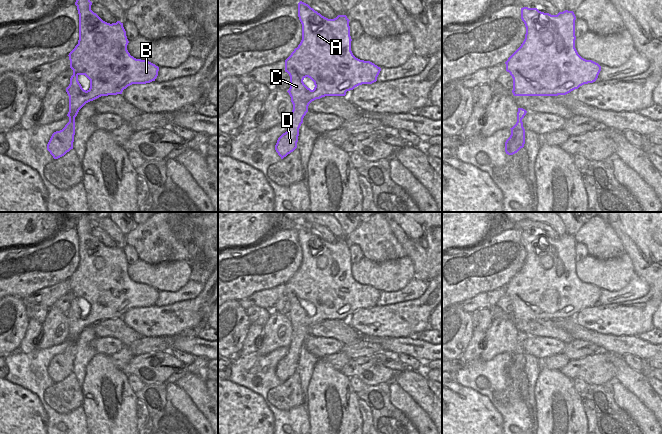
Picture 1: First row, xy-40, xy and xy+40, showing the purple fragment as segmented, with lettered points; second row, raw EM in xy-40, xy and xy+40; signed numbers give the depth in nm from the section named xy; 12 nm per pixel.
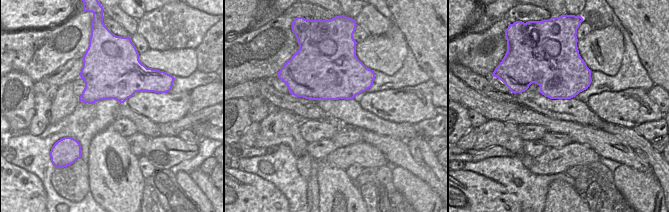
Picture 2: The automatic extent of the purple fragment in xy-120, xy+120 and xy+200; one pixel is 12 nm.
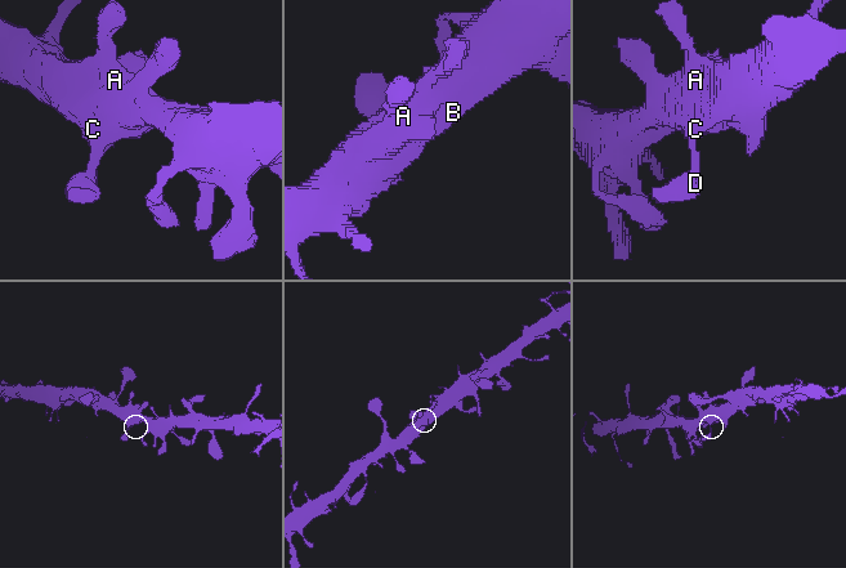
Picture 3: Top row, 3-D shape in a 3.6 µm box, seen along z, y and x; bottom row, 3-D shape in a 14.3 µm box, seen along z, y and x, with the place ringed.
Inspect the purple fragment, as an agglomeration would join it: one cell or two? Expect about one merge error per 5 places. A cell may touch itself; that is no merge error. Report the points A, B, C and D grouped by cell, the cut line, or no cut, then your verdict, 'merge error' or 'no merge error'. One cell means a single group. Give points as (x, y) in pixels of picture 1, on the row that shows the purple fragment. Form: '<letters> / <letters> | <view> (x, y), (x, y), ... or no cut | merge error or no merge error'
A B C D | no cut | no merge error

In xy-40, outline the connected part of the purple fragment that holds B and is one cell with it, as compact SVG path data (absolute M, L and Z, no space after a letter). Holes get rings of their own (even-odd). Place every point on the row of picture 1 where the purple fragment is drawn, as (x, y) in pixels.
M76 0L79 14L79 40L75 48L69 53L70 68L73 75L66 88L69 96L69 122L65 127L52 134L47 150L54 159L64 156L73 149L75 135L75 117L79 110L88 102L101 96L122 94L123 90L132 84L146 84L158 76L159 67L147 61L136 59L127 50L129 43L123 23L107 23L91 10L90 0ZM79 75L85 75L90 80L90 88L86 91L78 81Z

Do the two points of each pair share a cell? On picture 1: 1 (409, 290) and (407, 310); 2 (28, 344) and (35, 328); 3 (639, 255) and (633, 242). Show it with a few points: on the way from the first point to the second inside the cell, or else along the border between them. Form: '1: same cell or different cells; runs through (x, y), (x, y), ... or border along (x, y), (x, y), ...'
1: different cells; border along (428, 287), (417, 298), (385, 305)
2: same cell; runs through (30, 340), (33, 332)
3: same cell; runs through (639, 252), (639, 248), (636, 245)

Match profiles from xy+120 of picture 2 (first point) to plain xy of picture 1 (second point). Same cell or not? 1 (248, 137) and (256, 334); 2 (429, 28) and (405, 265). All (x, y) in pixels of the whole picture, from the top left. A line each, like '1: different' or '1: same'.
1: same
2: different

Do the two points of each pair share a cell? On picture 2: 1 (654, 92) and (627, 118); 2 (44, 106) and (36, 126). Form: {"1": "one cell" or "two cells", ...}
{"1": "two cells", "2": "one cell"}

